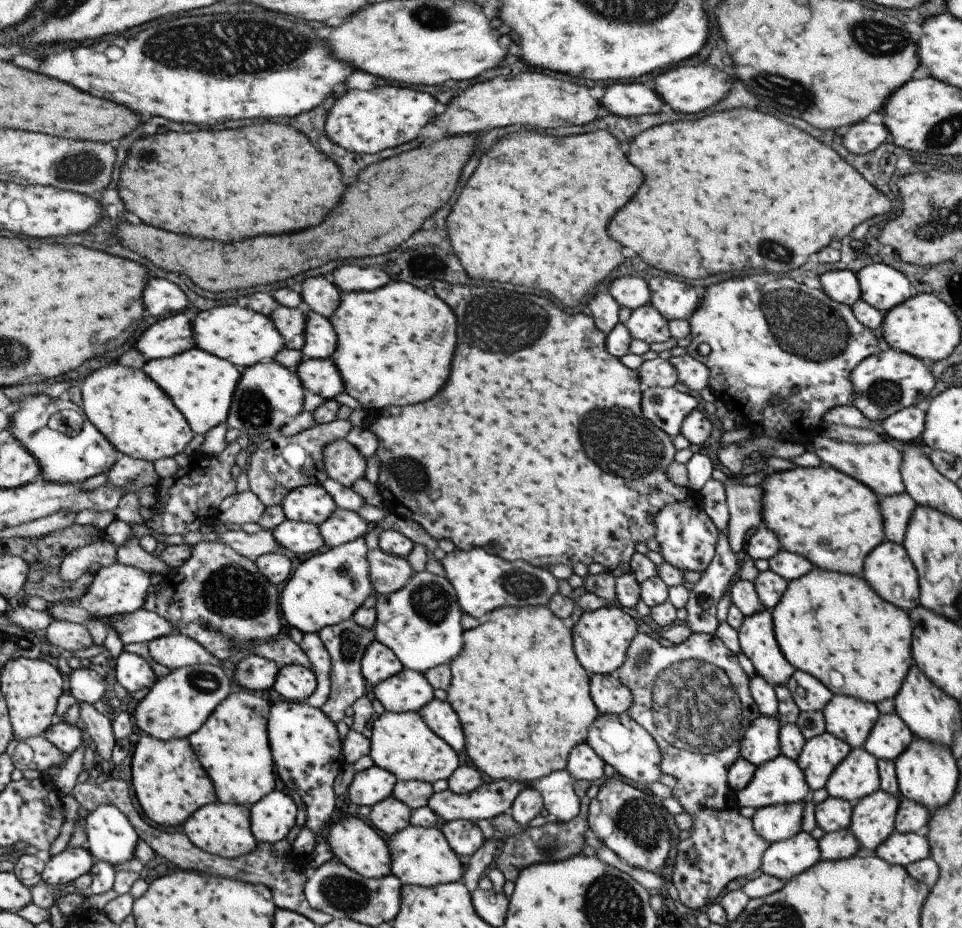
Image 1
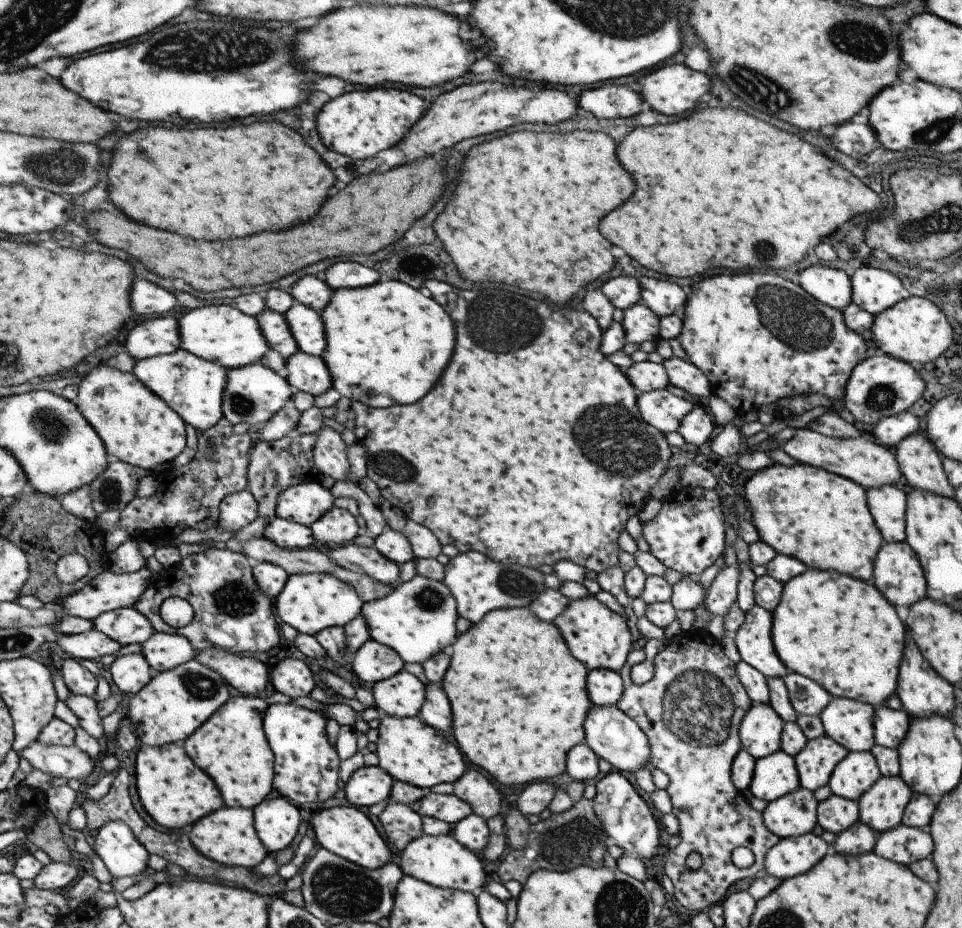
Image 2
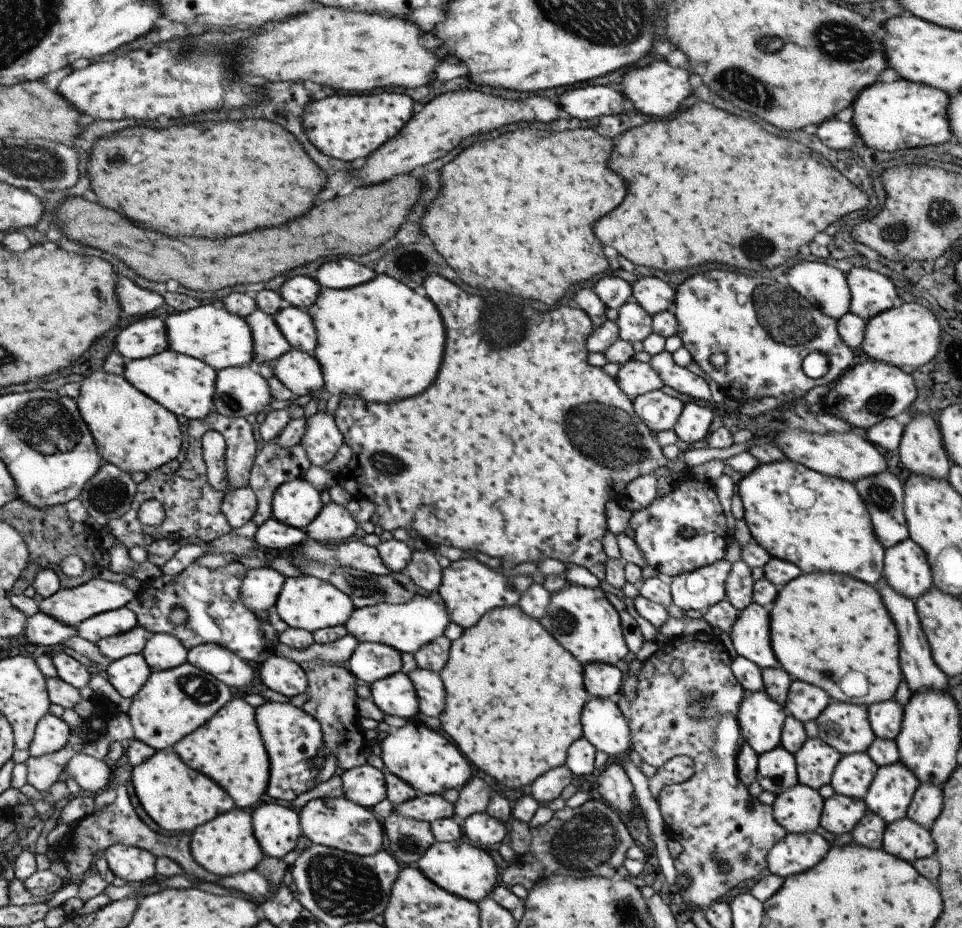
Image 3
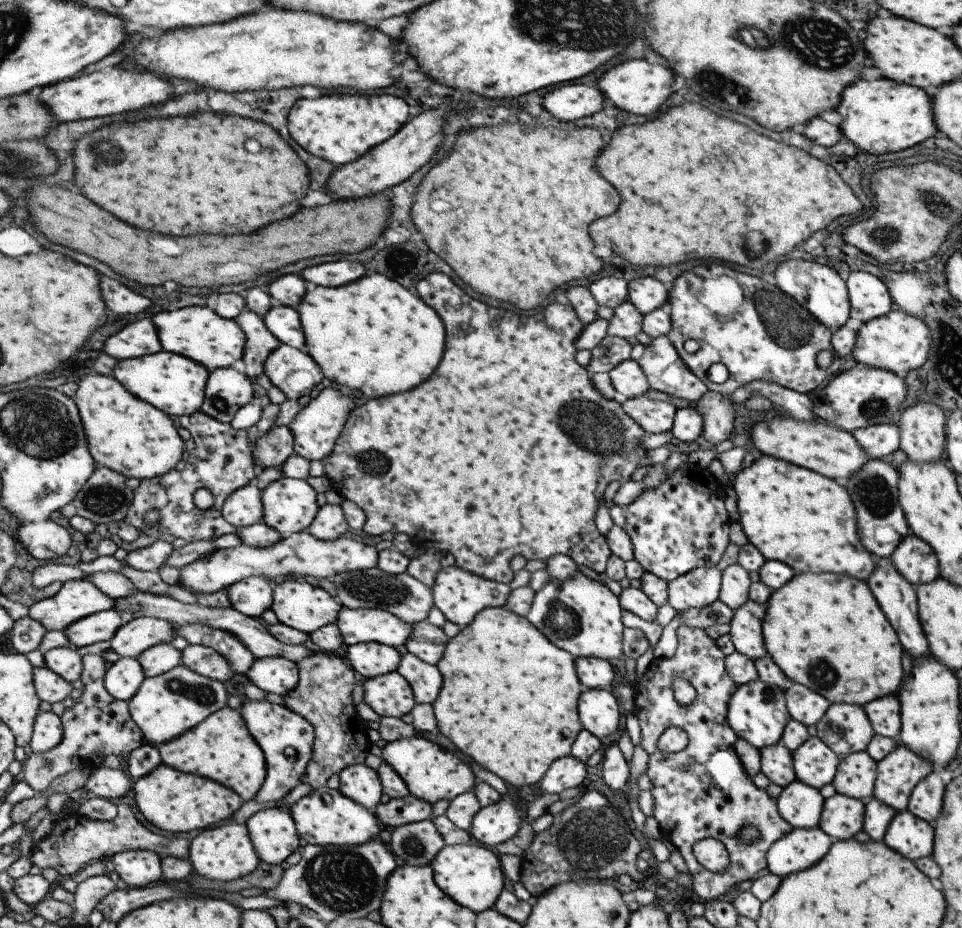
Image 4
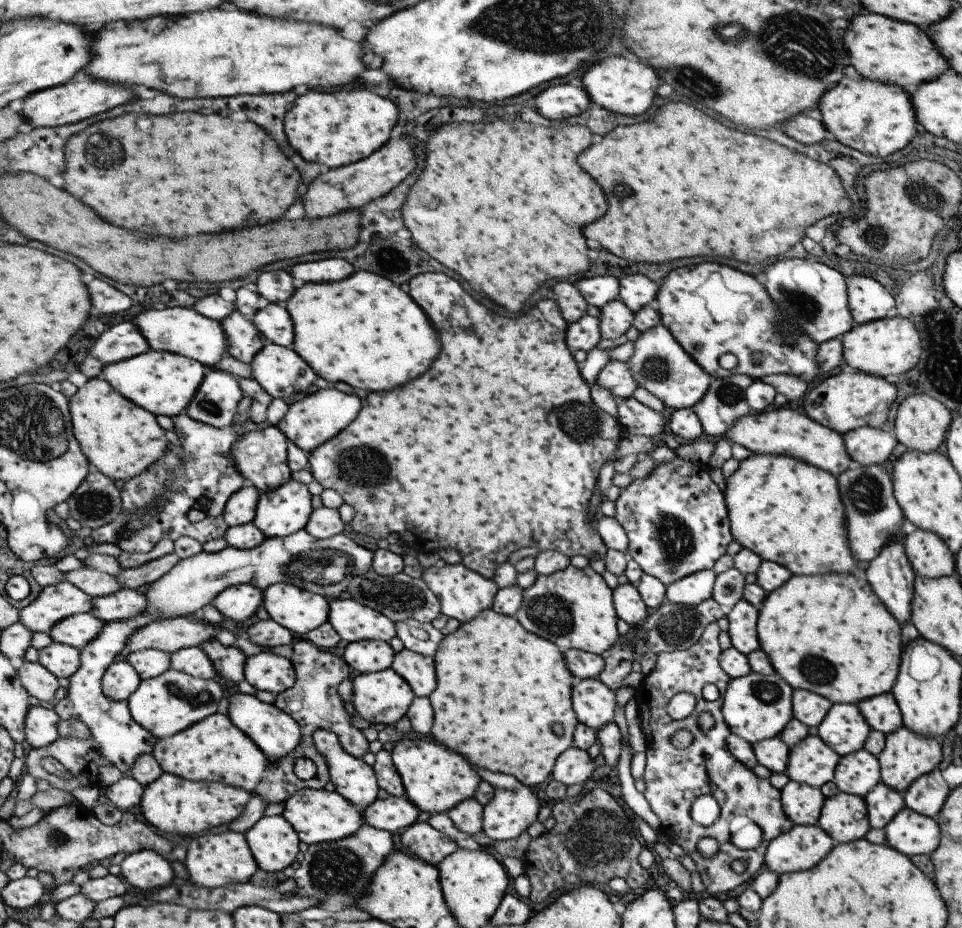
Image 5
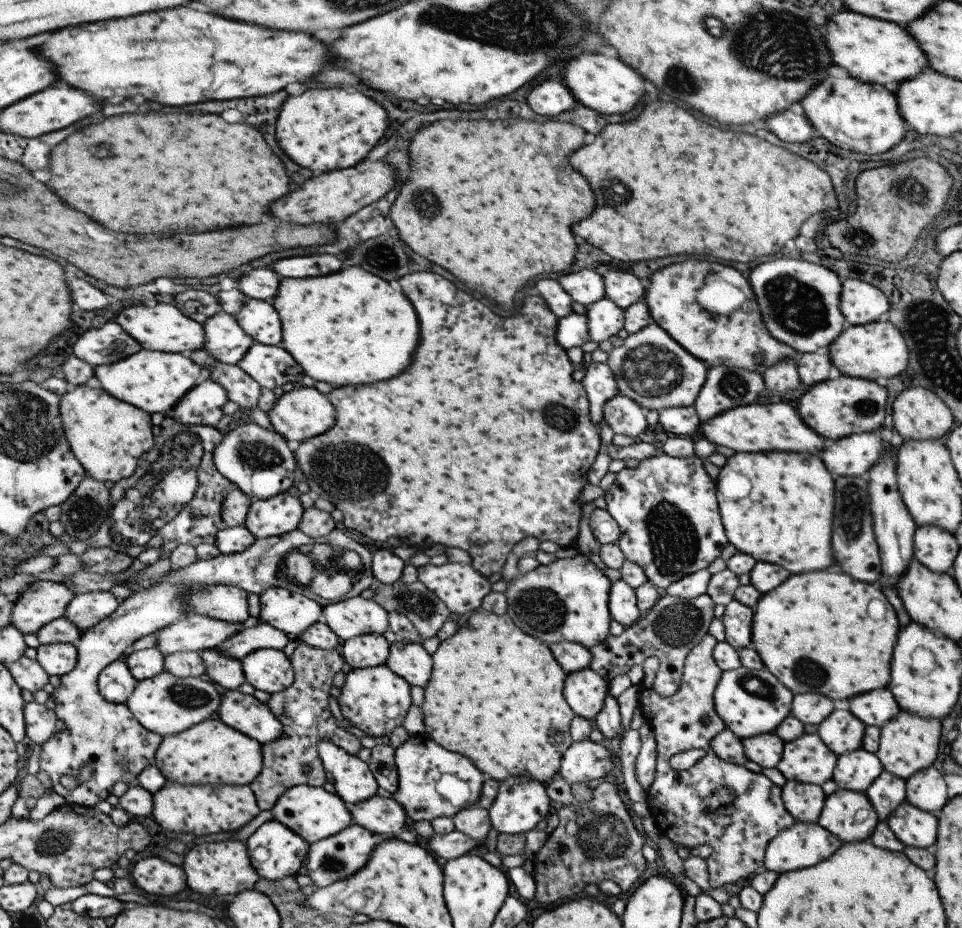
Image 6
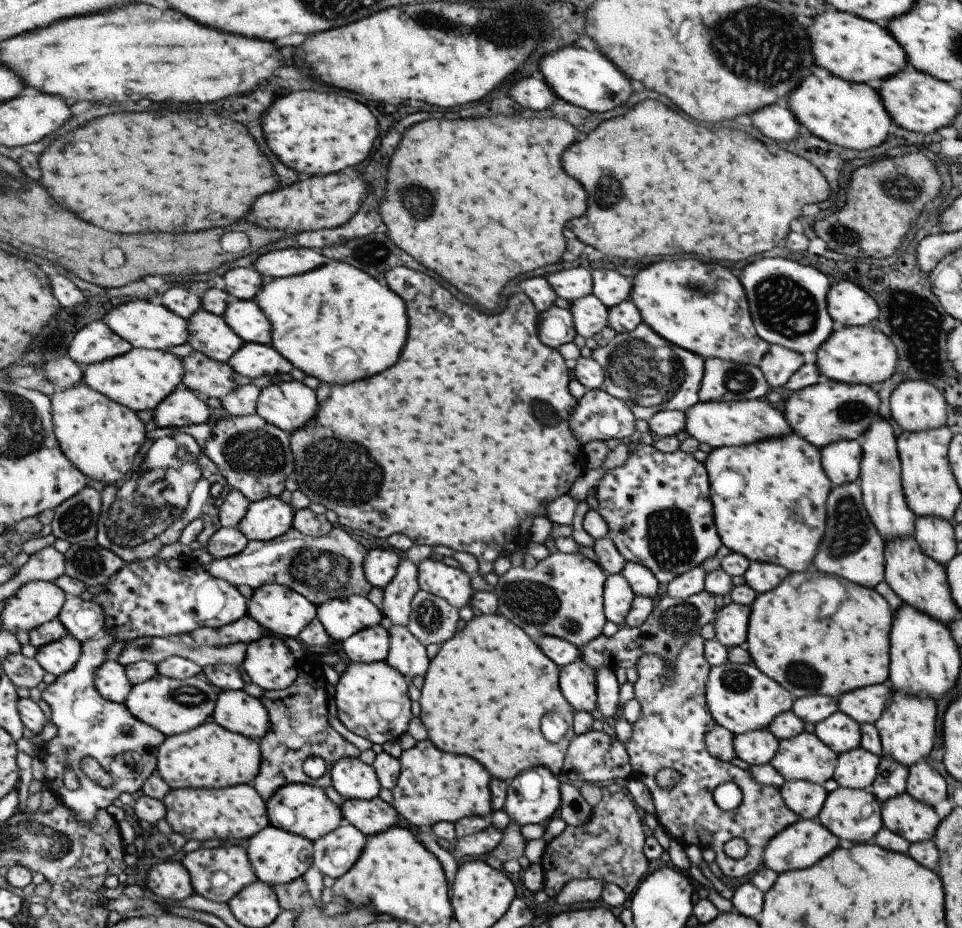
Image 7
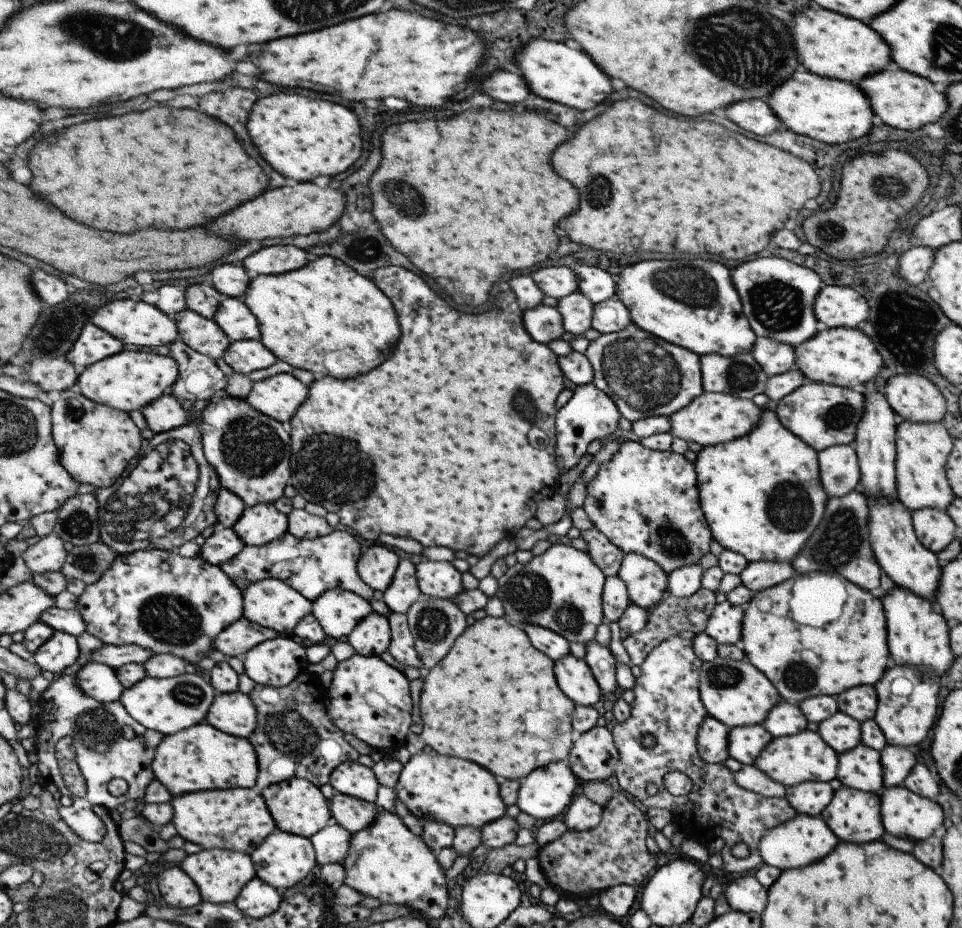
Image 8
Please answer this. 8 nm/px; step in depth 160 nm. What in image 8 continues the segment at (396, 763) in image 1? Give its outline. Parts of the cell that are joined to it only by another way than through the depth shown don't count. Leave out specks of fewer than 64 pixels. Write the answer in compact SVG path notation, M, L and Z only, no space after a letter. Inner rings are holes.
M417 751L402 765L397 782L392 788L396 798L421 821L435 821L449 826L481 828L505 814L506 806L499 796L499 779L486 768L471 761Z

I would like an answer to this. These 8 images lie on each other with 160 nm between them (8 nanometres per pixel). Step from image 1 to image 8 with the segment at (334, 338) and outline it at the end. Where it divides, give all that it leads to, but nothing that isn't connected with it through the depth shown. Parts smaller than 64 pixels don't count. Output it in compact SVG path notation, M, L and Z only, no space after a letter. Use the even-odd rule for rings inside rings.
M225 297L216 310L214 319L232 341L260 340L262 326L241 298Z

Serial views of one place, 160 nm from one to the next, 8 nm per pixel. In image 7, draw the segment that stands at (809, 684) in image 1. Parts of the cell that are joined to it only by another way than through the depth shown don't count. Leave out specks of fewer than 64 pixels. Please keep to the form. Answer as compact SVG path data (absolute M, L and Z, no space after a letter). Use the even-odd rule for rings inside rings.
M811 695L794 699L790 708L803 723L817 724L838 710L836 699L827 695Z

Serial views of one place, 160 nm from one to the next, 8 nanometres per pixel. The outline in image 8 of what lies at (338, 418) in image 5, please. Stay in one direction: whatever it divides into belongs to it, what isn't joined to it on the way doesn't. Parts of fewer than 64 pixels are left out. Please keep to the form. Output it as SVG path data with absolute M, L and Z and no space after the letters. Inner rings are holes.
M291 373L255 381L247 400L263 414L289 426L294 414L310 398L310 387Z

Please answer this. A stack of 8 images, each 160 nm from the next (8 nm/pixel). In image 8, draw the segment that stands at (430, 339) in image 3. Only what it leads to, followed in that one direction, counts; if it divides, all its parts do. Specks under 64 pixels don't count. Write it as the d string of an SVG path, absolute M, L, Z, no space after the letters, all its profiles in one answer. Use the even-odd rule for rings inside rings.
M323 255L322 257L312 258L305 266L300 269L281 273L278 275L261 275L252 279L250 287L245 294L241 297L243 302L247 303L251 312L258 318L262 326L262 335L260 340L271 352L278 356L279 360L287 362L294 368L301 368L311 371L315 379L322 379L324 376L332 376L338 379L354 379L358 376L367 374L369 370L373 370L375 366L379 366L389 354L391 350L395 348L397 344L397 338L399 338L399 328L397 328L397 318L395 318L395 312L389 304L389 300L383 296L382 291L379 292L373 284L373 280L367 280L365 276L355 272L346 262L343 262L340 258L335 258L331 255Z

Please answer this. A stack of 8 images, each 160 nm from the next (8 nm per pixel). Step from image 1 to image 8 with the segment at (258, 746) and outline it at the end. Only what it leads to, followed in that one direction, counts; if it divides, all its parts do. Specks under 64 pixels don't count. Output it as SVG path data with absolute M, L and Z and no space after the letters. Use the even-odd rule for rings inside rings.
M204 722L163 739L154 758L154 773L178 797L215 789L253 789L258 783L260 764L249 739L224 733Z

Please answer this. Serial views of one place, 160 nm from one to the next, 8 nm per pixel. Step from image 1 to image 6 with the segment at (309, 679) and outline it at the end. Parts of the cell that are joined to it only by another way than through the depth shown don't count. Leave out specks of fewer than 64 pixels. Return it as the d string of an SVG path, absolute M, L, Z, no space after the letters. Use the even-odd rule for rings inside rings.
M256 650L242 660L242 665L247 682L271 695L287 690L296 679L294 665L283 650Z

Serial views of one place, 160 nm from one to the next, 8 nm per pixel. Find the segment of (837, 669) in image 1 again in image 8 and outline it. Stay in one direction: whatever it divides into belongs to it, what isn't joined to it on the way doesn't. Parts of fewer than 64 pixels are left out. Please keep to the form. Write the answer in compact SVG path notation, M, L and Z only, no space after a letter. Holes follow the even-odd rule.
M799 575L760 590L743 606L739 647L749 661L773 685L781 700L799 704L809 697L833 697L861 685L873 686L890 665L881 601L844 580L847 600L841 616L821 627L800 625L790 616L787 599Z

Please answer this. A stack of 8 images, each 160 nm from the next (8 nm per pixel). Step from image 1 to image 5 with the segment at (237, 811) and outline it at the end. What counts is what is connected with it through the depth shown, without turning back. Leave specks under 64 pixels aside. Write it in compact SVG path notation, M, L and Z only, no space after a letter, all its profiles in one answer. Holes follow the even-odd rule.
M228 830L224 833L209 835L187 841L188 855L184 863L190 874L190 880L207 888L226 887L227 885L249 883L260 869L258 861L247 837L243 833Z

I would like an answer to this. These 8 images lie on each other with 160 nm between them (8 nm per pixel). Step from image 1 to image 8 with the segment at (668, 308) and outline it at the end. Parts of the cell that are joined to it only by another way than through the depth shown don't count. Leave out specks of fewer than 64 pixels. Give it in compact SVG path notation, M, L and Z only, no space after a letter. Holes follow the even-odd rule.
M588 264L575 265L571 270L576 274L576 290L593 305L614 295L615 279L609 273Z

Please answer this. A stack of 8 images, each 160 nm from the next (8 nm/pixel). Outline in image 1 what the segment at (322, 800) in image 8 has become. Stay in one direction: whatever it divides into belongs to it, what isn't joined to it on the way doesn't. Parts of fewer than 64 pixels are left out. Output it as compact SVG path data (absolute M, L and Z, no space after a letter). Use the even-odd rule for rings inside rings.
M356 814L337 815L324 839L339 860L368 879L381 879L382 876L389 875L389 862L393 862L389 860L390 850L387 850L383 838L373 828L369 828L367 822L363 822Z

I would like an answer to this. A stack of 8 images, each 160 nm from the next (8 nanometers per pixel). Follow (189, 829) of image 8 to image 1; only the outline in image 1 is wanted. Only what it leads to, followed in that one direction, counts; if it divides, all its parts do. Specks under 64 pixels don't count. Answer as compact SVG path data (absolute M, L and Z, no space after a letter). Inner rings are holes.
M138 733L131 766L135 796L145 814L163 826L183 826L200 808L218 800L210 773L203 768L189 739L159 740Z

